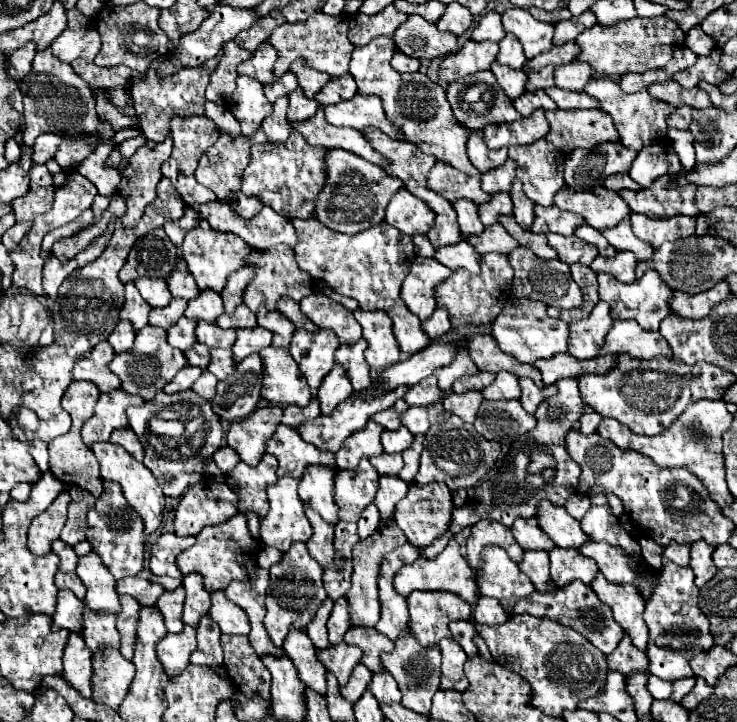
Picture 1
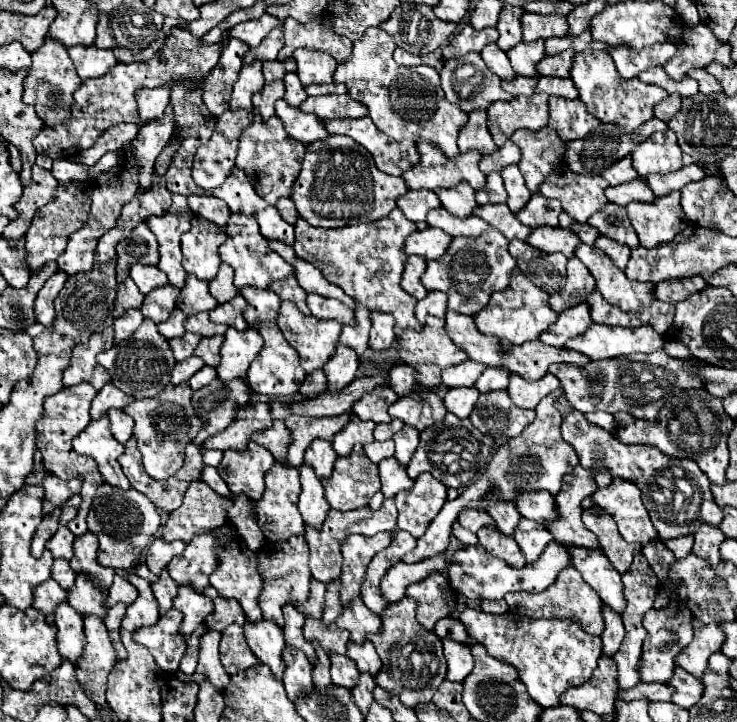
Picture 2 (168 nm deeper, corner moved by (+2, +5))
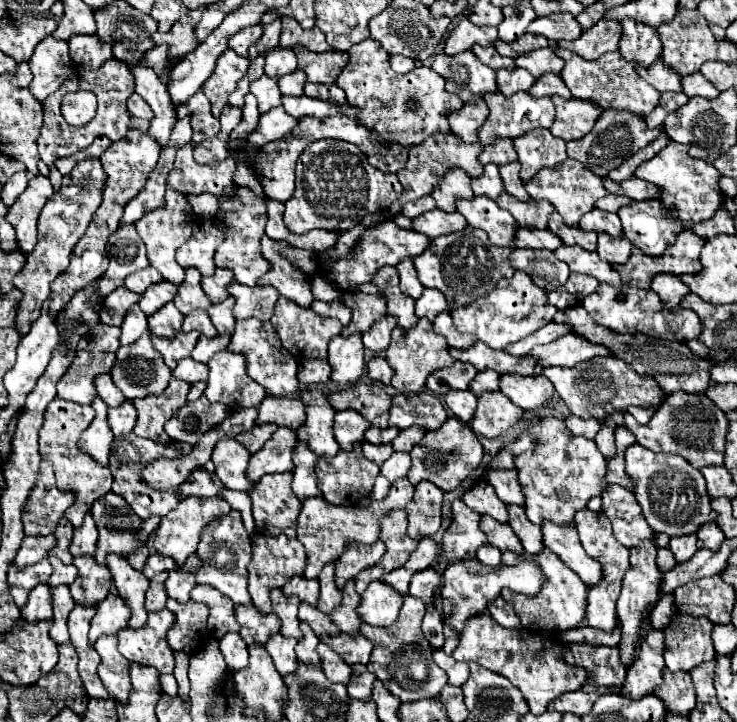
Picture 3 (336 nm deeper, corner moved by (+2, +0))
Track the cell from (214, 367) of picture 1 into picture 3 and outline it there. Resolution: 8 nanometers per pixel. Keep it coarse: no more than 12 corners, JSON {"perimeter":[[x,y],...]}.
{"perimeter":[[230,334],[214,338],[200,336],[192,358],[208,362],[224,350]]}

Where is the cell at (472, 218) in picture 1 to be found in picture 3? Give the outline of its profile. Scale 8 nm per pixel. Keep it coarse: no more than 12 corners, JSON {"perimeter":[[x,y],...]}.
{"perimeter":[[450,170],[430,194],[440,210],[454,212],[456,198],[474,198],[470,176]]}

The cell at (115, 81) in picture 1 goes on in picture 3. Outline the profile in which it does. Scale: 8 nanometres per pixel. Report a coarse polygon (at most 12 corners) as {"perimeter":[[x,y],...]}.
{"perimeter":[[96,34],[68,40],[76,68],[96,70],[112,58]]}

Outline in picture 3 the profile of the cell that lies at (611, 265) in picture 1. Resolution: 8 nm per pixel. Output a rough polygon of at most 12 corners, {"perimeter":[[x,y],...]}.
{"perimeter":[[598,234],[598,256],[610,264],[630,258],[632,242]]}

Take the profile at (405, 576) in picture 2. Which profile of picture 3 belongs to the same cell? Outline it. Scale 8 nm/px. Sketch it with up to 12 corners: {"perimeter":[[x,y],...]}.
{"perimeter":[[370,582],[358,616],[370,626],[390,626],[402,594]]}

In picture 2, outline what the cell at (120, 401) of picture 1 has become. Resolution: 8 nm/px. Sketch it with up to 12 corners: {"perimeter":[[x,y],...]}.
{"perimeter":[[112,383],[104,385],[92,401],[90,415],[98,419],[108,409],[124,409],[134,397]]}

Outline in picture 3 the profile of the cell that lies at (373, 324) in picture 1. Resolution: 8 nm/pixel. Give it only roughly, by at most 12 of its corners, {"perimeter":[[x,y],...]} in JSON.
{"perimeter":[[382,316],[362,342],[372,352],[386,350],[398,320]]}

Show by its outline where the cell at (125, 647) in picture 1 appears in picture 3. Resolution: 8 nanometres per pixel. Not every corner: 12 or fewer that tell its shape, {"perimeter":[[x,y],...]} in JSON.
{"perimeter":[[116,636],[96,642],[98,676],[108,696],[126,704],[128,660],[116,650]]}

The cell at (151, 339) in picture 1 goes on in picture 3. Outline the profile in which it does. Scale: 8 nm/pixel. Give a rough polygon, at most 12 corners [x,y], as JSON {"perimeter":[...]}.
{"perimeter":[[150,332],[118,348],[110,370],[130,400],[162,394],[172,376]]}

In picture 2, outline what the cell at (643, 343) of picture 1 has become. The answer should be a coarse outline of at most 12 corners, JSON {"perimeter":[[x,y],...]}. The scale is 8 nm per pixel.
{"perimeter":[[592,325],[564,347],[590,359],[654,353],[666,343],[650,325]]}

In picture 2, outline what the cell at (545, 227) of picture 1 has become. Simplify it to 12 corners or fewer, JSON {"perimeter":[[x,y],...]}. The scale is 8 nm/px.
{"perimeter":[[536,193],[516,217],[536,229],[558,227],[562,207]]}

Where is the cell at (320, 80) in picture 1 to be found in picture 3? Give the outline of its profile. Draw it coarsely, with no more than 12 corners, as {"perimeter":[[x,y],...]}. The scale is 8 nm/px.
{"perimeter":[[296,46],[308,82],[334,84],[348,52],[314,54]]}

